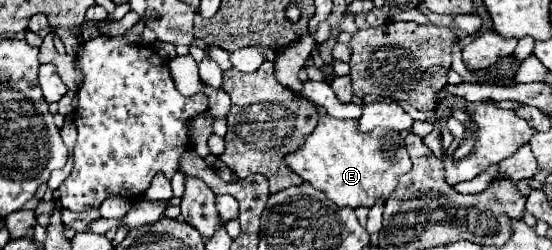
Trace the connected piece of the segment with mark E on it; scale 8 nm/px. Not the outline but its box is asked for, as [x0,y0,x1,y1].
[285,114,411,208]

